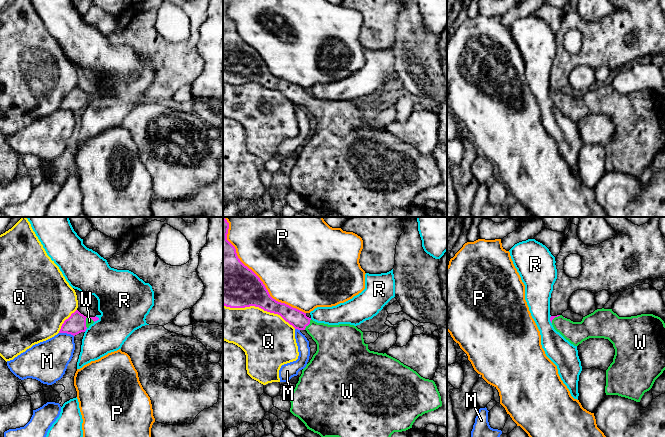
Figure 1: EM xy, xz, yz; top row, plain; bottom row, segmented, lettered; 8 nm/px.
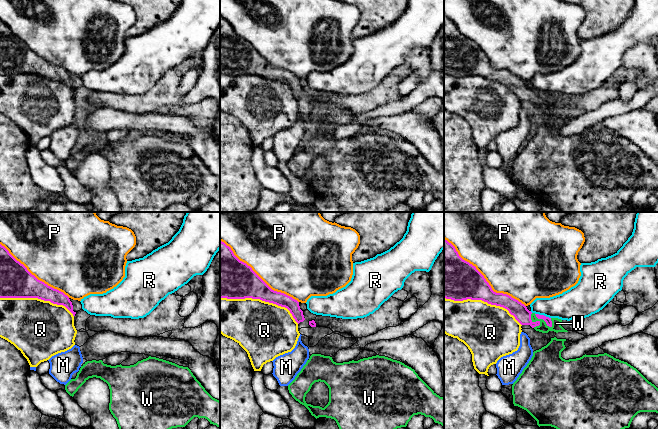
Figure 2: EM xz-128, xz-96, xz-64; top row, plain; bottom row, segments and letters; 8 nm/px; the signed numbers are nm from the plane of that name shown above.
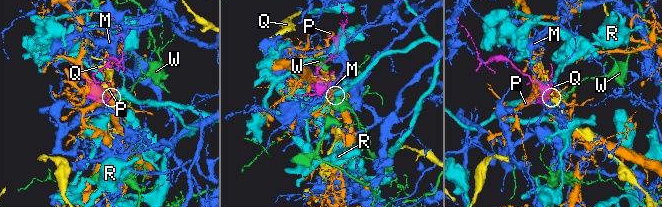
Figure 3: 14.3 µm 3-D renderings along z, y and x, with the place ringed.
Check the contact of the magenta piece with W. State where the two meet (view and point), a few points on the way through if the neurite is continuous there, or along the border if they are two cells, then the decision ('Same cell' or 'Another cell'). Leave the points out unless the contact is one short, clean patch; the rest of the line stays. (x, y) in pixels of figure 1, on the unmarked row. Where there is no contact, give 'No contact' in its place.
Touches magenta at xz (309, 99). Path across: xz (298, 95), (301, 98), (309, 99), (333, 118). Same cell

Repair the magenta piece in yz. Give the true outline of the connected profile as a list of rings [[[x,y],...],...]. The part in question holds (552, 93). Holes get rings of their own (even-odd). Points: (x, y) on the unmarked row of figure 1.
[[[597,85],[583,93],[581,98],[573,98],[562,91],[551,92],[550,97],[554,105],[574,122],[578,122],[589,114],[608,115],[615,125],[613,138],[606,146],[606,171],[618,171],[636,178],[640,178],[645,168],[649,167],[655,156],[665,146],[665,99],[653,90],[641,90],[631,93],[619,93],[612,85]]]

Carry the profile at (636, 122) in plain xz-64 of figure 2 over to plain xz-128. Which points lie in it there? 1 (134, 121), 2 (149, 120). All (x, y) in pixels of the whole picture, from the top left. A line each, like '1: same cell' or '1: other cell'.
1: same cell
2: same cell

